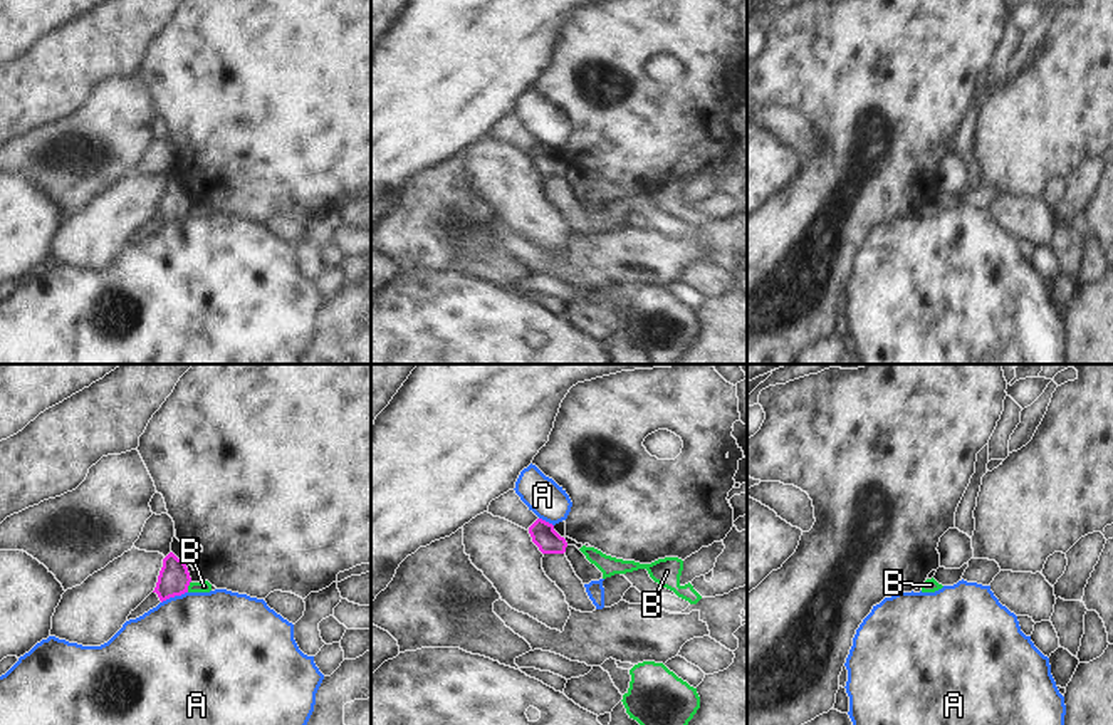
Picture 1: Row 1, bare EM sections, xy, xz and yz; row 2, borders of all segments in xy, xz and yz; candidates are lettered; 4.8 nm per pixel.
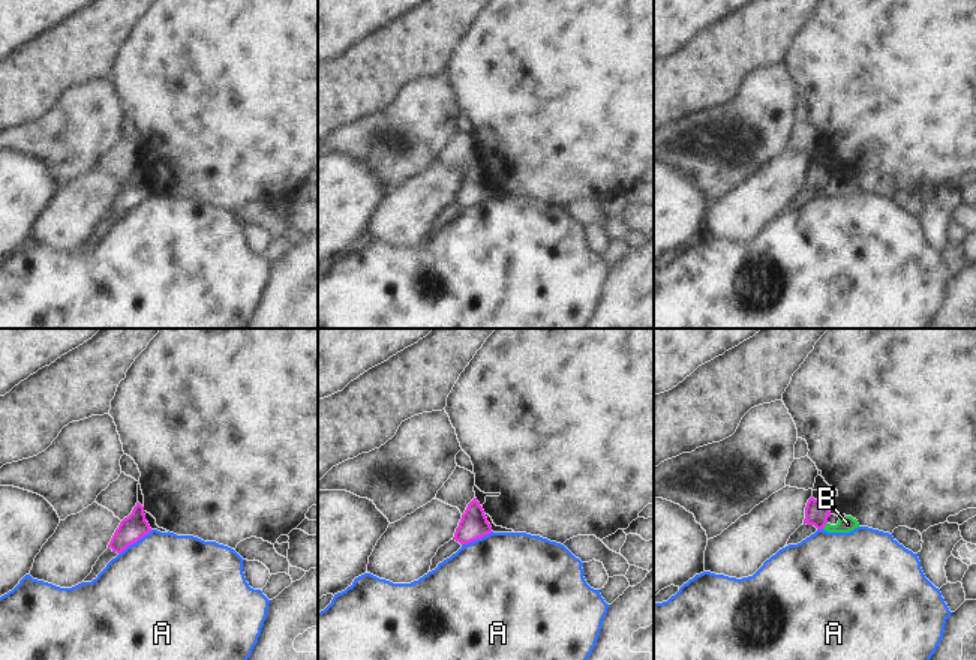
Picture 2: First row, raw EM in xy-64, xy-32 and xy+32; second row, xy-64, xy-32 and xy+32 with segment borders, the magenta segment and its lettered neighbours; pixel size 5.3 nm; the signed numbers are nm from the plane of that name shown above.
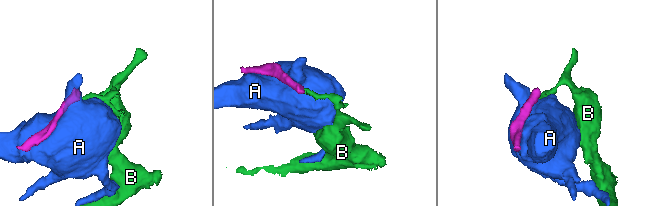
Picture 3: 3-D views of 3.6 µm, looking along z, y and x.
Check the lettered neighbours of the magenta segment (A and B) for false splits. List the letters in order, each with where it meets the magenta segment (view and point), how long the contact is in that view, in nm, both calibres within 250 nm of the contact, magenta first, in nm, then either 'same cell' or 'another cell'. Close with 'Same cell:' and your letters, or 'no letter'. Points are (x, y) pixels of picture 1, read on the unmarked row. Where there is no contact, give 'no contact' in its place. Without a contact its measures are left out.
A: contact xy (173, 220); length 140 nm; calibres 150 and 500 nm; another cell
B: contact xy (188, 208); length 60 nm; calibres 150 and 60 nm; another cell
Same cell: no letter

